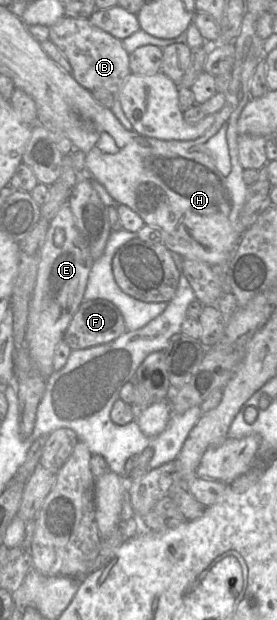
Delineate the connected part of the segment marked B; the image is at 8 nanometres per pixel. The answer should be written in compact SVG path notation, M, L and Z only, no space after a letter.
M64 16L49 27L49 39L60 49L72 68L75 80L89 91L106 89L115 97L126 78L131 74L129 54L122 40L93 25L87 18Z

